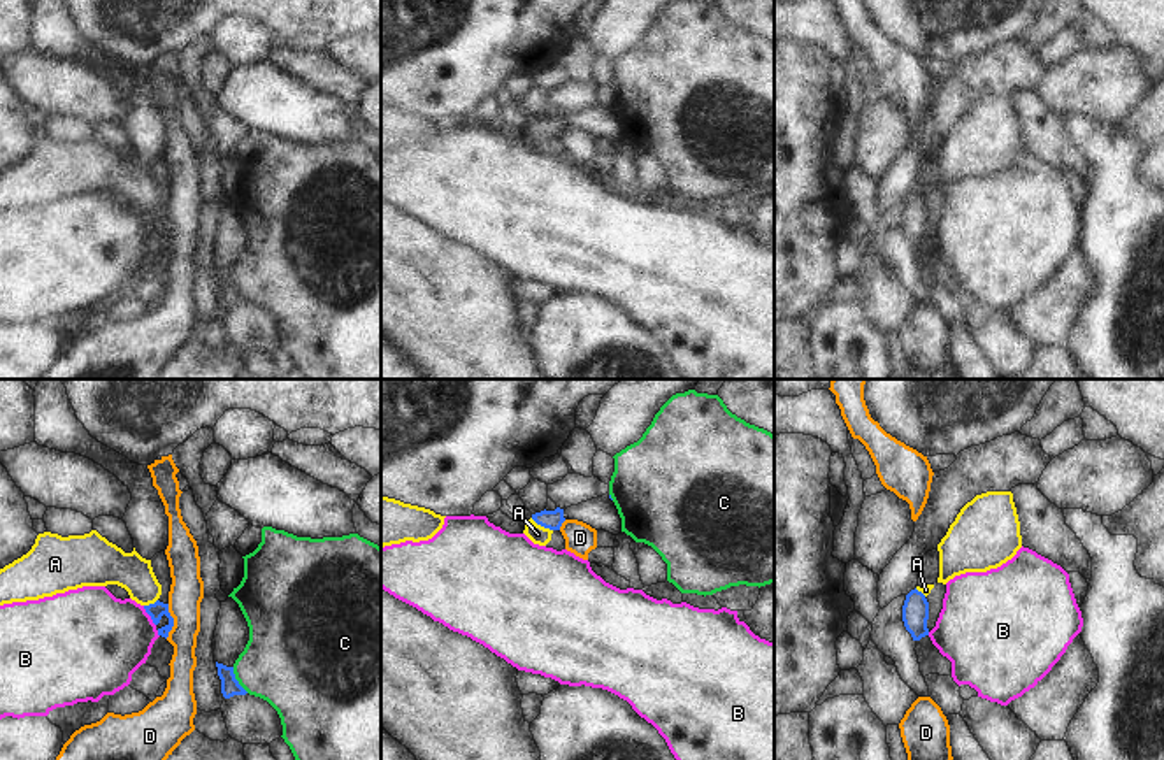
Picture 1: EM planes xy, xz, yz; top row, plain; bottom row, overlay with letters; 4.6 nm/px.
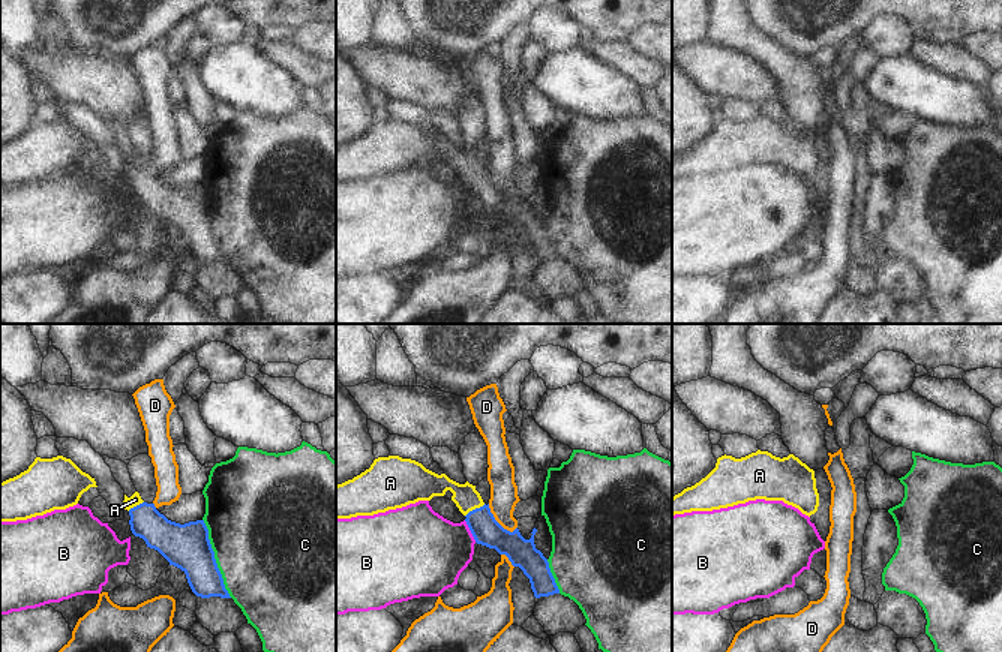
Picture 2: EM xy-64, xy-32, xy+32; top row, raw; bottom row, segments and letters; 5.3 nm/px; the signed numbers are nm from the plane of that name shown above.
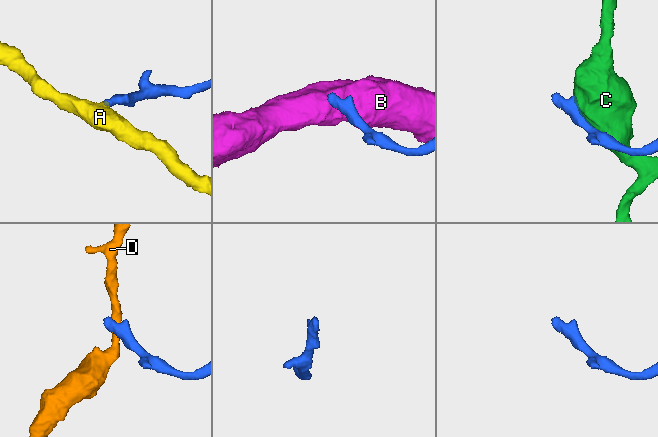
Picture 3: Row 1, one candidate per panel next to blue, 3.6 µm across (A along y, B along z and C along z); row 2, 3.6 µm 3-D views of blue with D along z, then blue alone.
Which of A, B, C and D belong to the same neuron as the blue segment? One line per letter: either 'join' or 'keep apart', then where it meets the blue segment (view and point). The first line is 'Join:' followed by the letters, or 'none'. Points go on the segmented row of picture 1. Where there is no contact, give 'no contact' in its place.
Join: A
A: join; contact xz (541, 525)
B: keep apart; contact xy (150, 615)
C: keep apart; contact xy (236, 680)
D: keep apart; contact xy (172, 622)

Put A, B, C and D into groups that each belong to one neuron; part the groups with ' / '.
A / B / C / D

